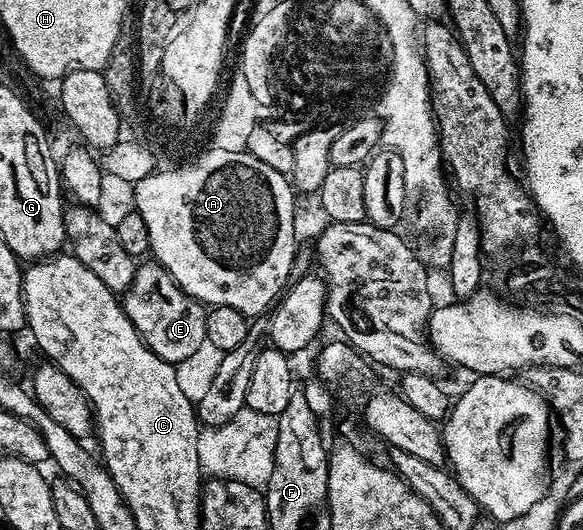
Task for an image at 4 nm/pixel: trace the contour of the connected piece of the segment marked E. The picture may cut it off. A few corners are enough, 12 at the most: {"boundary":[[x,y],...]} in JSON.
{"boundary":[[140,263],[123,310],[171,365],[207,340],[207,310]]}

